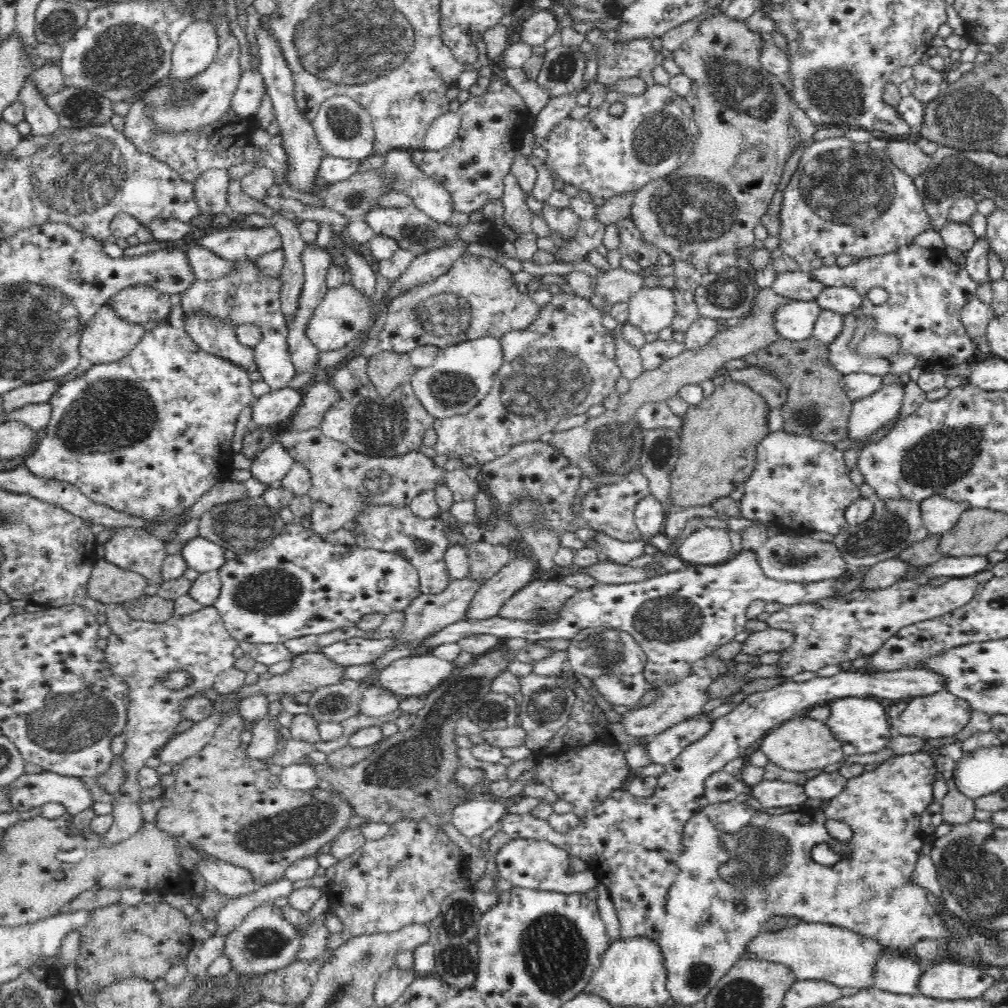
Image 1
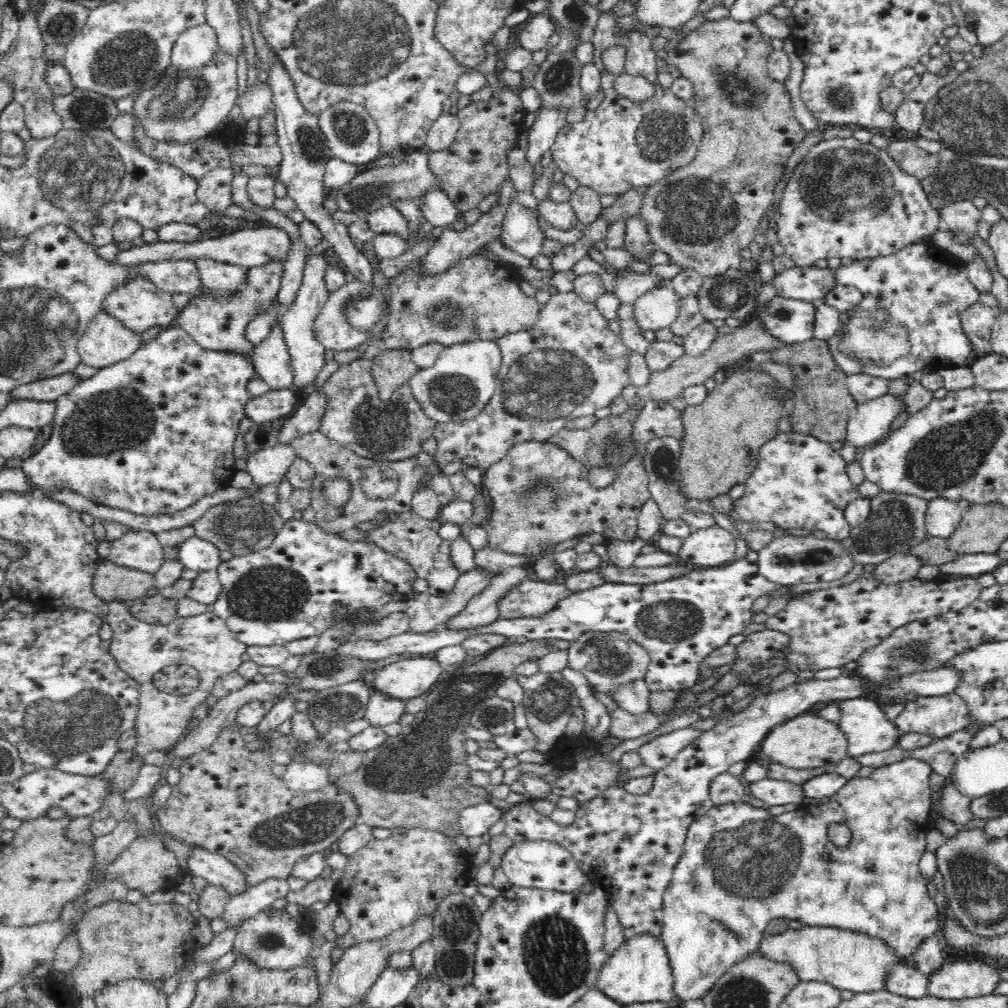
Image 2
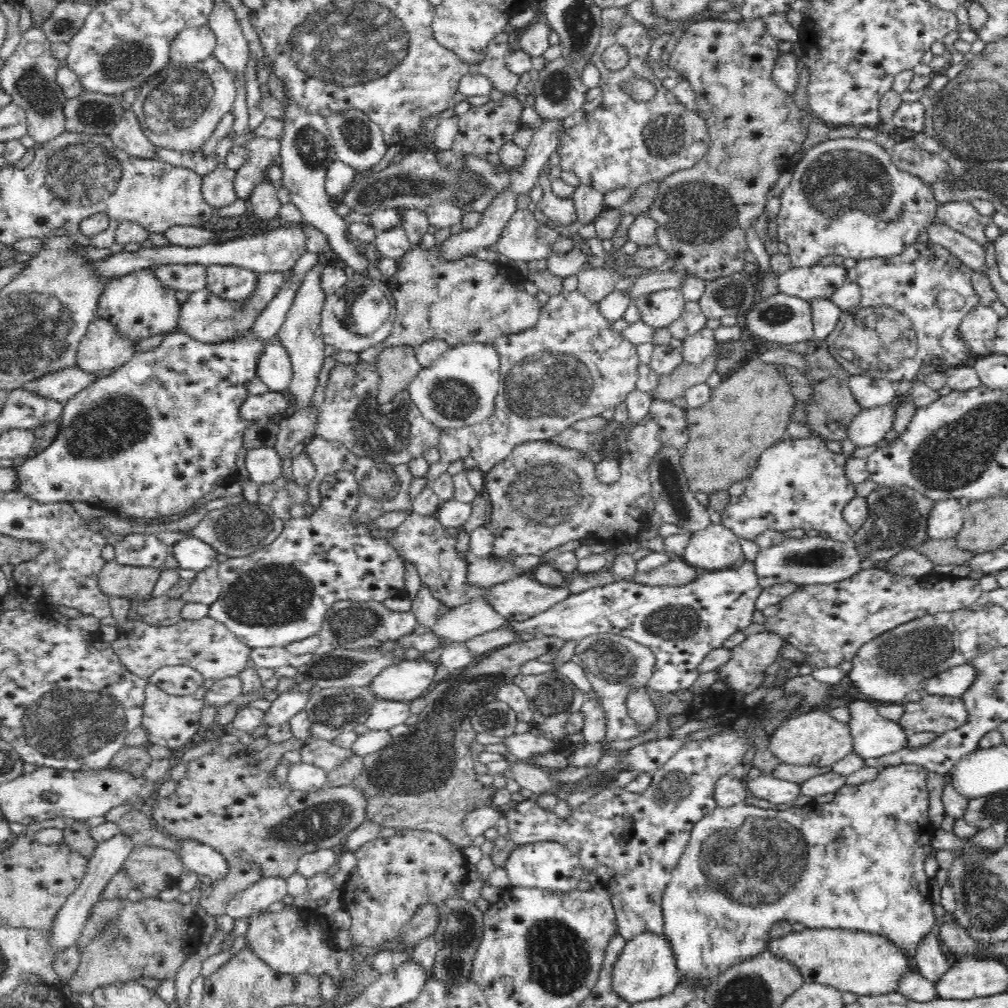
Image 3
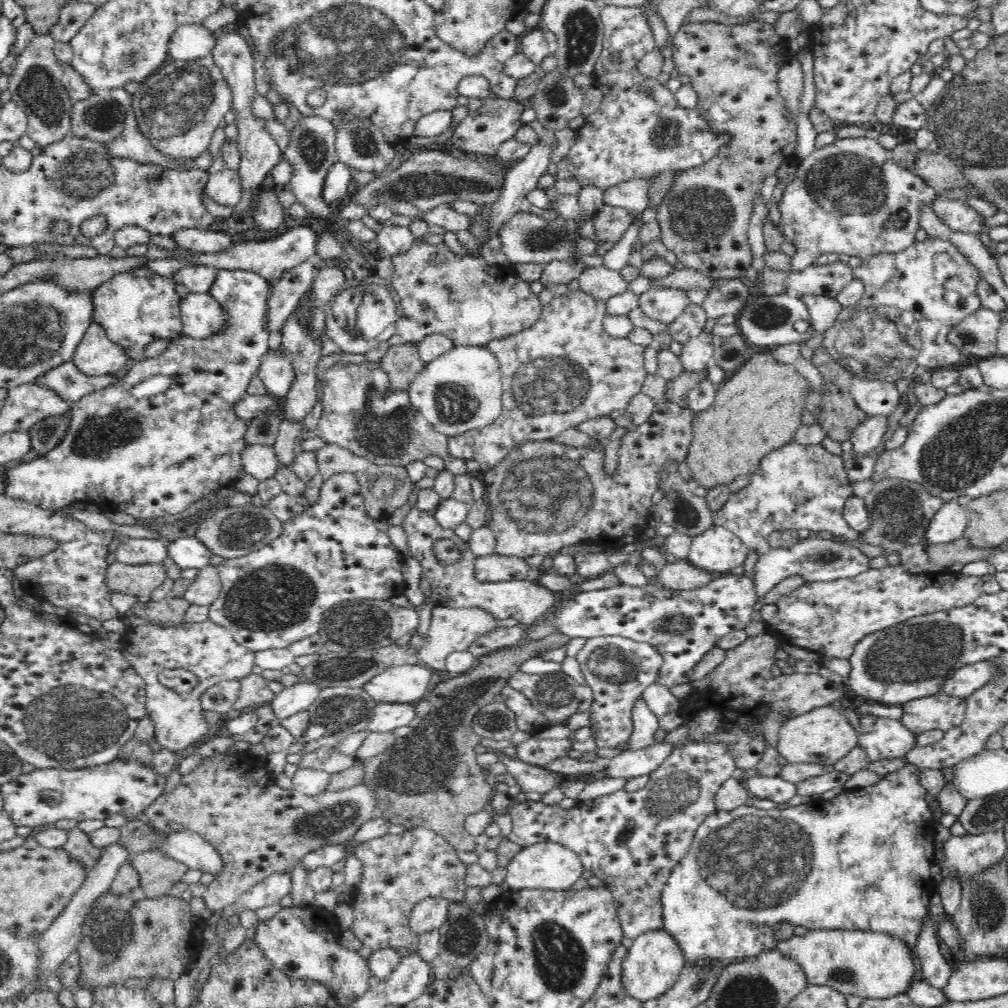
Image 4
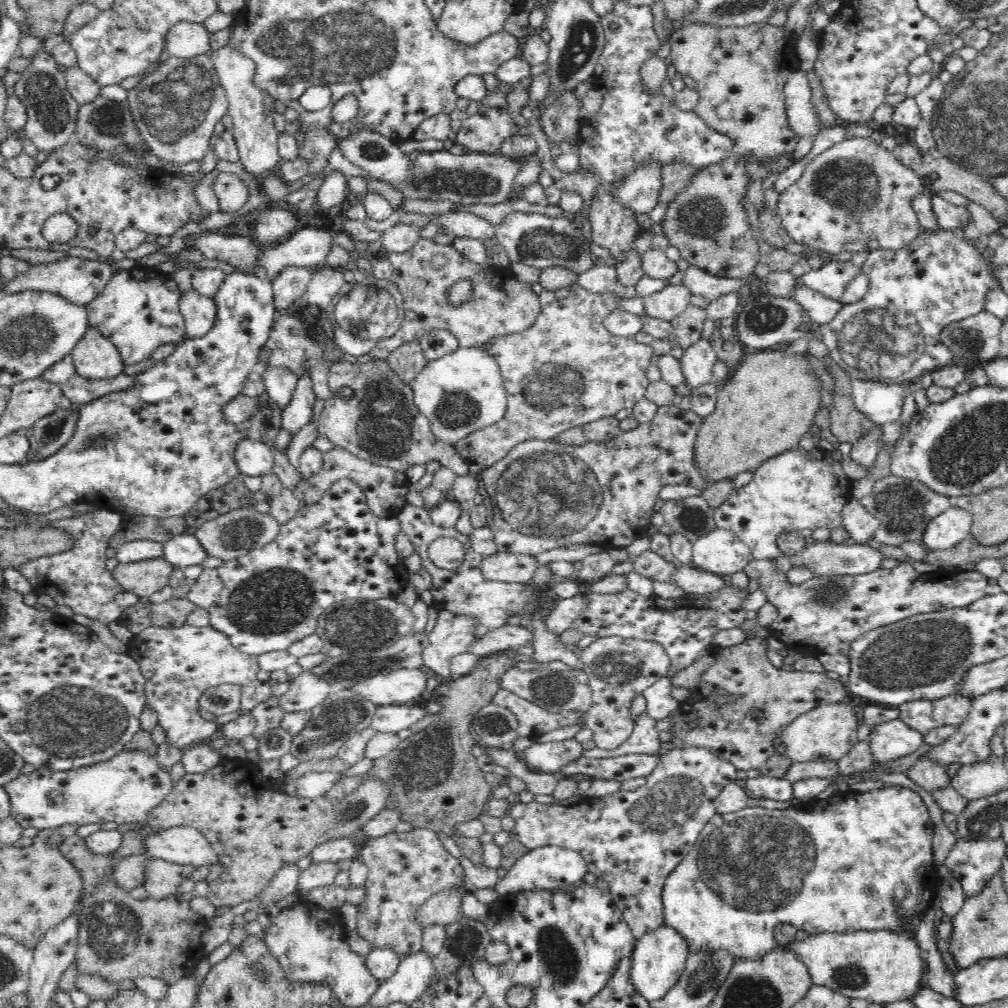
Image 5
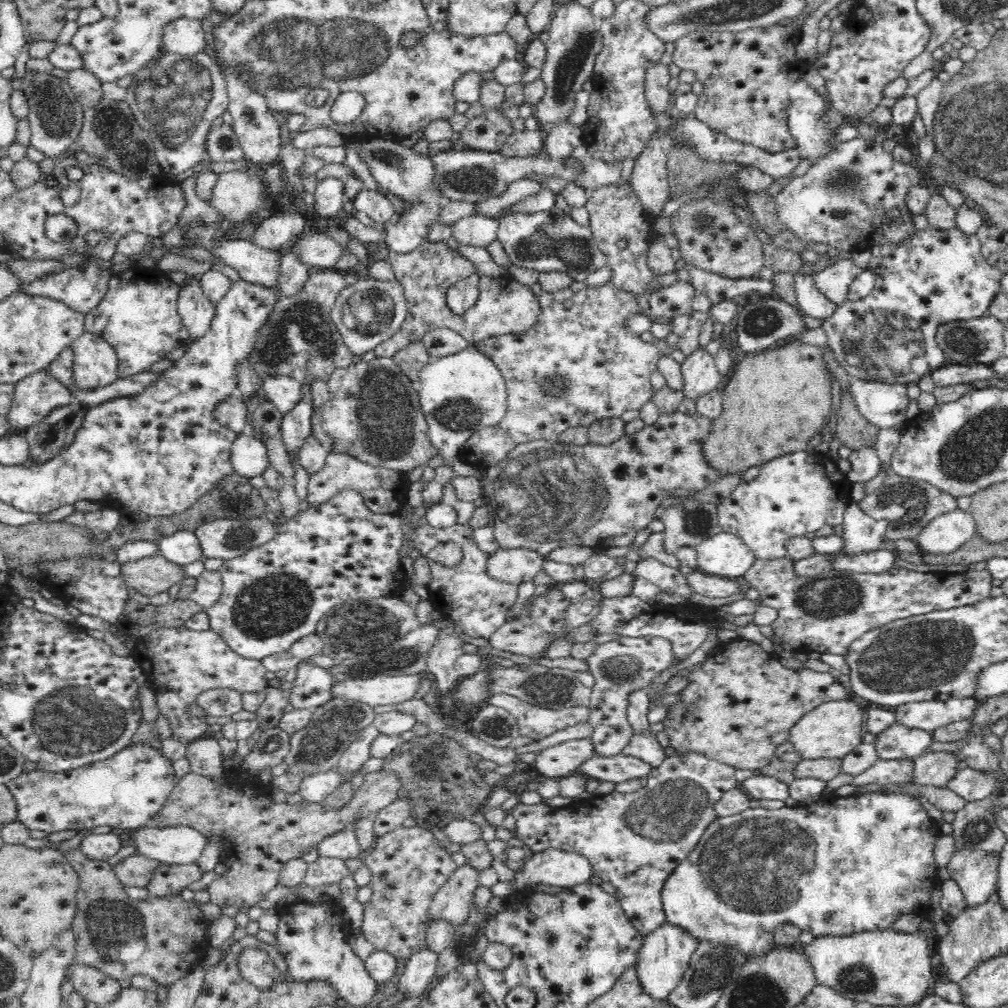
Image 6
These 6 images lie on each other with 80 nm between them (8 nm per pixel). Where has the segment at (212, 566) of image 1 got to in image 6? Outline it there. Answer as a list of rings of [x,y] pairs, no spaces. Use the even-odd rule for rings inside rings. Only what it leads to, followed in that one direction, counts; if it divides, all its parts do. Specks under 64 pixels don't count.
[[[179,530],[162,536],[158,543],[158,554],[165,556],[170,562],[186,566],[203,558],[202,549],[191,530]]]

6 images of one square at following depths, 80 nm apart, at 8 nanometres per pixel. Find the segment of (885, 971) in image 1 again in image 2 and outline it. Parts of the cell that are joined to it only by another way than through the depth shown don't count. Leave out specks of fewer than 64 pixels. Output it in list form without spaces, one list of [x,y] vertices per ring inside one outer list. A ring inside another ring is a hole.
[[[903,961],[891,968],[885,989],[906,998],[921,999],[930,995],[929,978]]]

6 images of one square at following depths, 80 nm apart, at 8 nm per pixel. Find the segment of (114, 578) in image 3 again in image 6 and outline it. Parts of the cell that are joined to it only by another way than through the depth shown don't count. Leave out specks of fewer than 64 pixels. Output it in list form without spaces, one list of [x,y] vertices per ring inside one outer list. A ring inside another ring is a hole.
[[[160,554],[121,565],[120,576],[124,579],[127,586],[135,588],[140,594],[149,597],[156,596],[161,592],[167,592],[172,586],[180,584],[182,579],[188,577],[185,566],[170,562],[165,556]]]

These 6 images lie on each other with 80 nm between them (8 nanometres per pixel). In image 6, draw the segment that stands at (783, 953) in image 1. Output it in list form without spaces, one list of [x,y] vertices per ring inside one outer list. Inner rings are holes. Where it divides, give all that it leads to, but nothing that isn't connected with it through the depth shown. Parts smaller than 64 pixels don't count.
[[[890,929],[854,933],[852,936],[824,936],[817,939],[803,952],[814,967],[817,984],[824,984],[856,1002],[870,1002],[875,1007],[918,1005],[932,991],[936,969],[932,966],[931,953],[934,937],[922,932],[902,932]]]

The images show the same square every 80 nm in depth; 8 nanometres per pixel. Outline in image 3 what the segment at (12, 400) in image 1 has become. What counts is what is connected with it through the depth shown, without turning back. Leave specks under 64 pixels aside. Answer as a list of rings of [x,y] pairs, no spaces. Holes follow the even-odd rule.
[[[75,364],[28,381],[23,387],[30,392],[37,392],[40,396],[47,396],[65,404],[99,378],[94,373],[84,372]]]

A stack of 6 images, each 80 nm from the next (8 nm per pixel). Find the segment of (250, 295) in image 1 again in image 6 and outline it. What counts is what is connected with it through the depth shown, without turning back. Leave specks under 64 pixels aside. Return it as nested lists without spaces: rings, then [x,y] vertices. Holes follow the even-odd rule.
[[[275,376],[263,382],[261,392],[285,415],[301,403],[303,384],[289,376]]]

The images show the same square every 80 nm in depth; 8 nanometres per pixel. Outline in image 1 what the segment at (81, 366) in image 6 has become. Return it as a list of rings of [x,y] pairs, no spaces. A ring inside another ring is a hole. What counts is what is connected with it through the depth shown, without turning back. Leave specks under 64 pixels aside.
[[[101,306],[79,342],[79,353],[92,365],[108,364],[130,354],[146,335],[144,326],[128,324],[108,307]]]

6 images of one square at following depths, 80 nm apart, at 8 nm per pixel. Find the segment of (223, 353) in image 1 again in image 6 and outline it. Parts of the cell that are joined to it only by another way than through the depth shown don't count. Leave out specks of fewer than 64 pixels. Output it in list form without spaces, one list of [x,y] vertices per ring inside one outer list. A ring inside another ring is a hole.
[[[192,275],[186,284],[180,285],[177,311],[182,323],[190,331],[193,341],[200,340],[210,331],[215,315],[215,306],[203,293],[200,276]]]

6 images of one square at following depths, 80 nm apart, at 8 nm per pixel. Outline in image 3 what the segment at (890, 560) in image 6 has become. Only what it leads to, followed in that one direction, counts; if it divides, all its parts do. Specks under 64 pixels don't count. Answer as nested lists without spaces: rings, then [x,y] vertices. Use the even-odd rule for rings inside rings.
[[[817,535],[815,537],[792,537],[783,543],[771,546],[770,549],[761,549],[753,565],[762,589],[786,581],[794,581],[800,588],[803,588],[808,584],[839,583],[849,579],[862,570],[860,566],[863,560],[865,558],[857,551],[853,541],[840,542],[830,537],[822,538]]]

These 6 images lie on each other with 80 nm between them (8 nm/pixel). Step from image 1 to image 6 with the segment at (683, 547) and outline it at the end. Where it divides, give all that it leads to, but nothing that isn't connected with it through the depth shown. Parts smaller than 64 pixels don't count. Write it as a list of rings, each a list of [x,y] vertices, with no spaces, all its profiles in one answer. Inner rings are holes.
[[[724,531],[706,537],[696,550],[698,571],[735,580],[739,576],[743,577],[757,559],[739,536]]]

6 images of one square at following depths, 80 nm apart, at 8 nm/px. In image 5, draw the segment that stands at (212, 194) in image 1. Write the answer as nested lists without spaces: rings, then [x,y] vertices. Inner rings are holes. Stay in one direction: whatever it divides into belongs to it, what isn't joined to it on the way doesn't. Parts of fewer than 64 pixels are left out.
[[[221,172],[214,182],[214,193],[220,204],[221,212],[235,214],[250,199],[249,186],[236,173]]]

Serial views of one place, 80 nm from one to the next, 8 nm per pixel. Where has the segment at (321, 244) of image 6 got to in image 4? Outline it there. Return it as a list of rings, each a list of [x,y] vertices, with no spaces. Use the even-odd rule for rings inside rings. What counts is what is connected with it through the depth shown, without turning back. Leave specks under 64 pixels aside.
[[[300,226],[286,230],[285,233],[277,236],[270,236],[268,240],[261,242],[243,242],[240,246],[234,246],[228,252],[220,254],[197,254],[192,262],[198,265],[205,265],[218,270],[244,270],[254,272],[266,280],[279,279],[282,273],[297,268],[306,262],[316,262],[318,260],[318,244],[320,244],[322,233],[312,230],[308,226]]]

